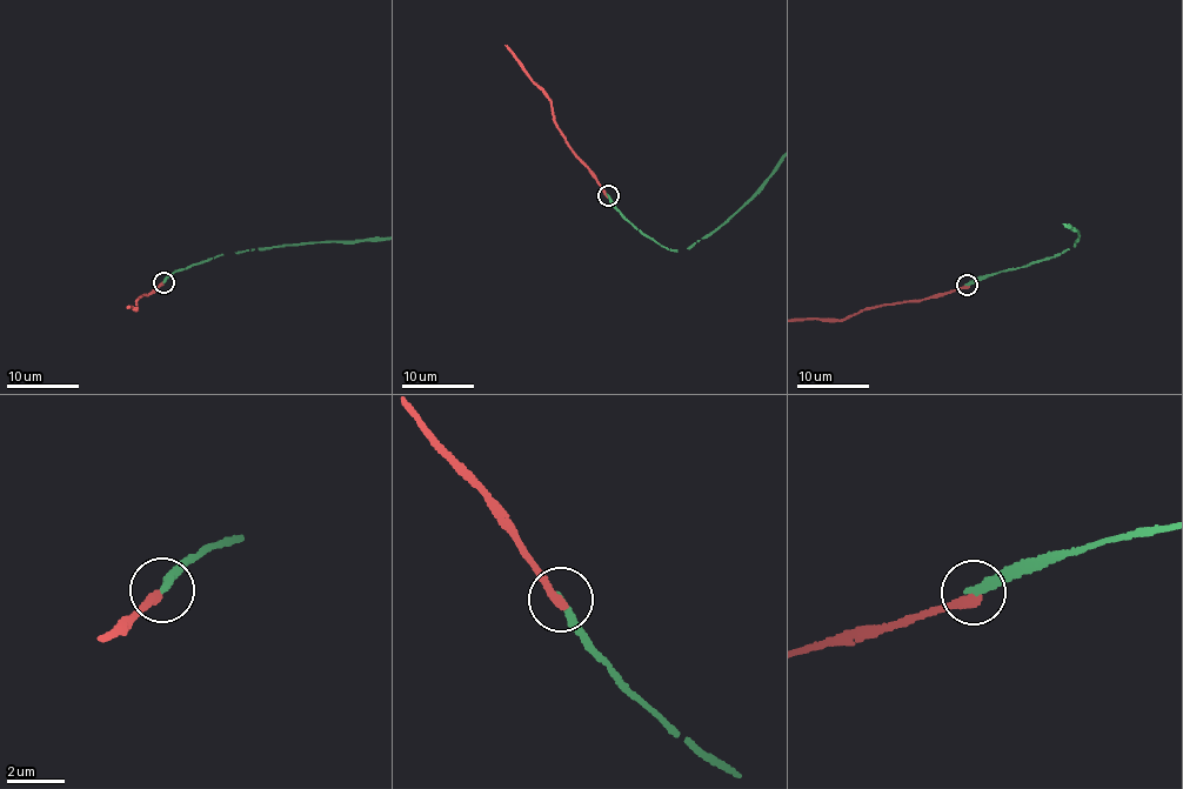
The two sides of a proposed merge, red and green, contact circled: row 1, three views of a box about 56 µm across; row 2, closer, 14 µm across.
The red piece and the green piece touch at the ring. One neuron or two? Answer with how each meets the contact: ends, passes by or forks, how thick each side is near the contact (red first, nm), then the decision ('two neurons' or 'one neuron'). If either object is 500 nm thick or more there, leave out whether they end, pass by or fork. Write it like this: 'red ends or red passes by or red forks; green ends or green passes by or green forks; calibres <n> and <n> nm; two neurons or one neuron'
red ends; green ends; calibres 320 and 280 nm; two neurons

